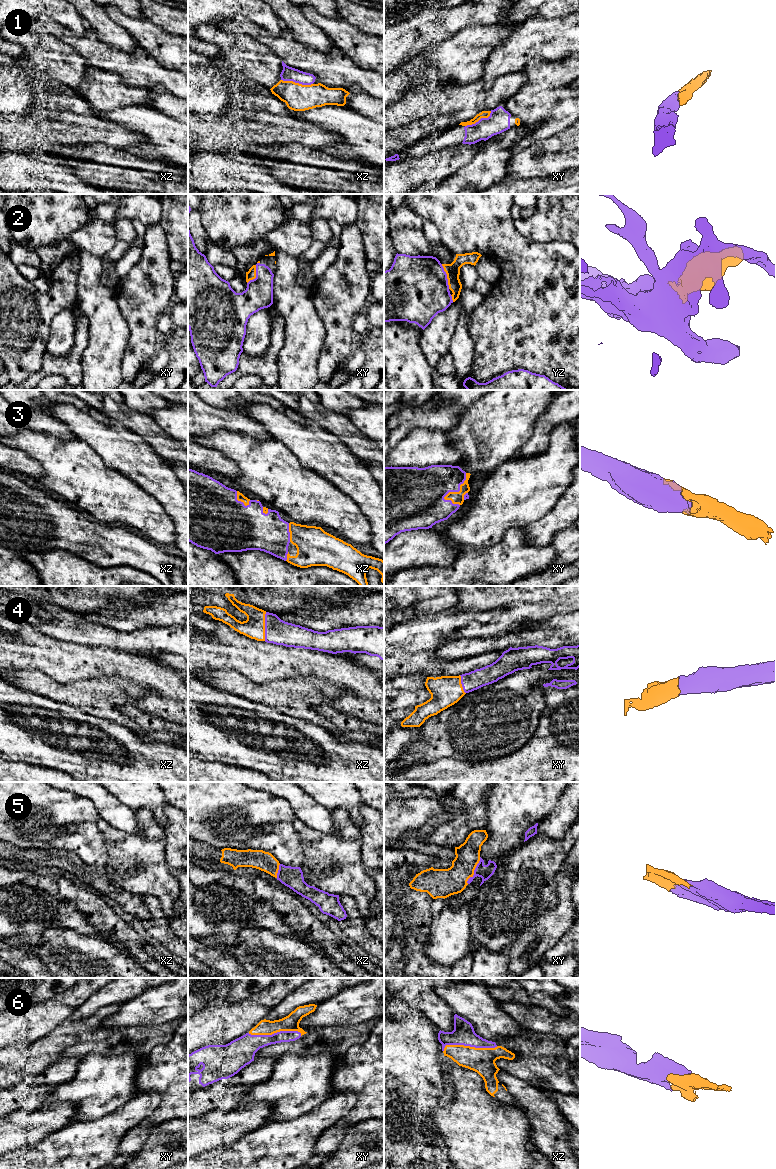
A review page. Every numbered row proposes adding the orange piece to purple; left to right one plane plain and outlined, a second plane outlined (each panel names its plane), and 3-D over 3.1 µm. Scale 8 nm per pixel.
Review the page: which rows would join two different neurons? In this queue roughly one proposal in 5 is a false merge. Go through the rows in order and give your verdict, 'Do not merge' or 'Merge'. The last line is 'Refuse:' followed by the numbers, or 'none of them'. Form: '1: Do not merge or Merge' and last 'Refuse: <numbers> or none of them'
1: Merge
2: Merge
3: Merge
4: Merge
5: Merge
6: Merge
Refuse: none of them

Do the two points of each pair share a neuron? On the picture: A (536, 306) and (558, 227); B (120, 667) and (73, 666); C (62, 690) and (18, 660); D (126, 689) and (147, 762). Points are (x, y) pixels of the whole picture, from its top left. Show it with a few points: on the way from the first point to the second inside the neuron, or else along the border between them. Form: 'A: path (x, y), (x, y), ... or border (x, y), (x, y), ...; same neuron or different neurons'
A: border (531, 239), (537, 242), (566, 241), (569, 243); different neurons
B: path (108, 664), (85, 664); same neuron
C: border (10, 668), (31, 668), (39, 671); different neurons
D: border (120, 726), (129, 728), (142, 740), (163, 744); different neurons

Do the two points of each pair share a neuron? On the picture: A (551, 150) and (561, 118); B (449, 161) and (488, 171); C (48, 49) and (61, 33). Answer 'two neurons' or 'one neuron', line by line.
A: two neurons
B: two neurons
C: two neurons

